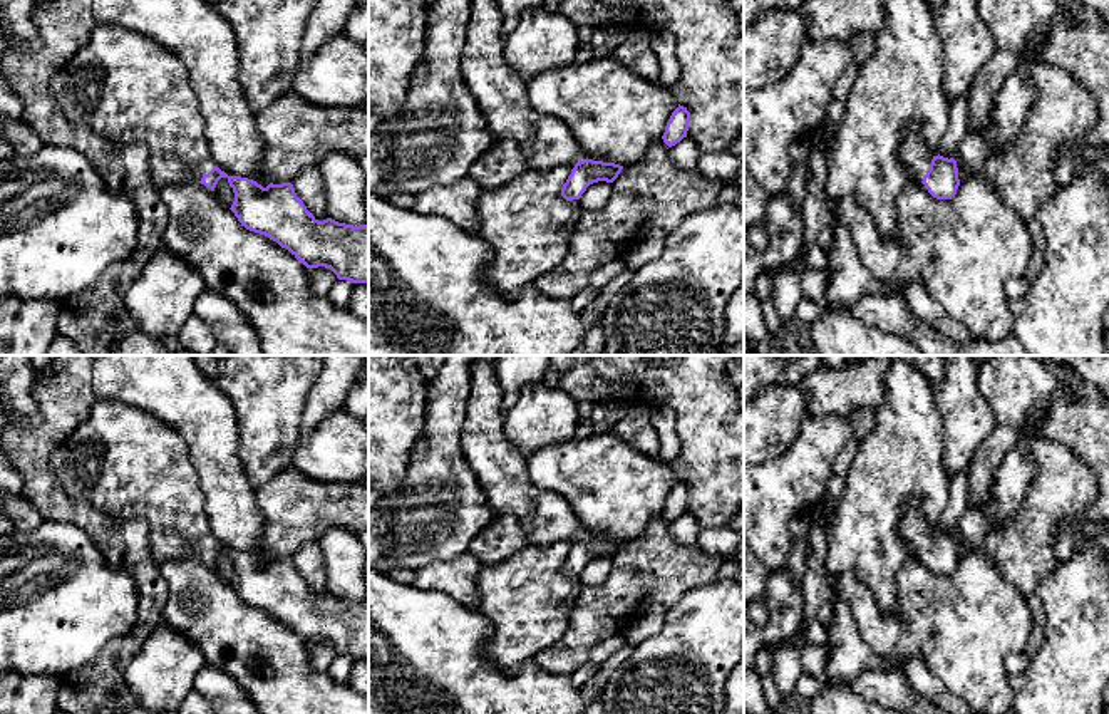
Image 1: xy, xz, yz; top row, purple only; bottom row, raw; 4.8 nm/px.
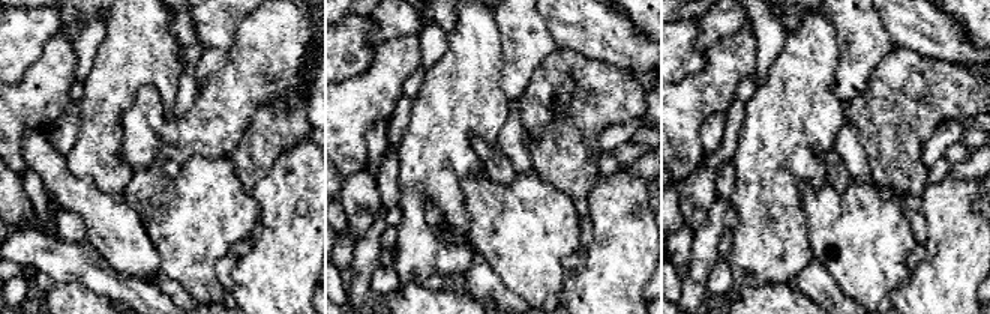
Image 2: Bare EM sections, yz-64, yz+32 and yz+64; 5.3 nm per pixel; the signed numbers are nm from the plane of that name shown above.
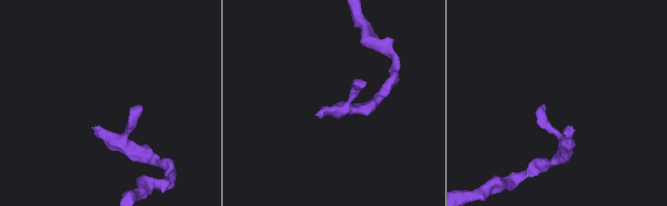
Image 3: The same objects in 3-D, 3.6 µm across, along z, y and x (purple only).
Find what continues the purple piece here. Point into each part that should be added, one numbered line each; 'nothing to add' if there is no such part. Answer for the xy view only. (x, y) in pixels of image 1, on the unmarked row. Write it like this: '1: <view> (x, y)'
1: xy (126, 463)

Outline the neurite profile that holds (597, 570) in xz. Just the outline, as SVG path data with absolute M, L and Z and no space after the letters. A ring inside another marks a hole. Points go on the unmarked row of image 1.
M598 556L586 563L580 573L581 585L601 585L611 572L611 558Z

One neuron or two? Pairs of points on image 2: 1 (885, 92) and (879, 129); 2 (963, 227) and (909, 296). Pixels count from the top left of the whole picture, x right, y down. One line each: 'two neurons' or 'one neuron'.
1: one neuron
2: one neuron

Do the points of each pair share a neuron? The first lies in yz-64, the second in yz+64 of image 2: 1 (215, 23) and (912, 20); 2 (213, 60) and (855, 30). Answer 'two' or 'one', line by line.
1: one
2: two

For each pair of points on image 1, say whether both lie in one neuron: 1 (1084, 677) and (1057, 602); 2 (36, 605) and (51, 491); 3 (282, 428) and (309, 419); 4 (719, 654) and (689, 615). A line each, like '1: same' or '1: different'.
1: same
2: different
3: different
4: same

